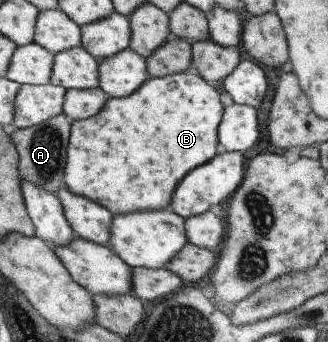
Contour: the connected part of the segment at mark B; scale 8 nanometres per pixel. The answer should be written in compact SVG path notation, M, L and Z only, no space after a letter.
M189 66L183 72L170 74L162 77L147 77L145 82L139 86L133 94L124 97L108 97L103 103L101 110L86 119L77 119L71 122L68 141L65 150L63 182L64 185L76 195L83 195L85 198L91 199L98 205L104 206L112 215L125 214L135 211L159 210L165 208L169 204L171 198L171 190L175 188L175 184L179 182L179 178L183 174L187 174L191 168L199 166L211 160L215 154L215 146L217 146L218 138L215 136L216 130L222 115L224 107L221 105L218 96L217 85L204 81L195 70Z

